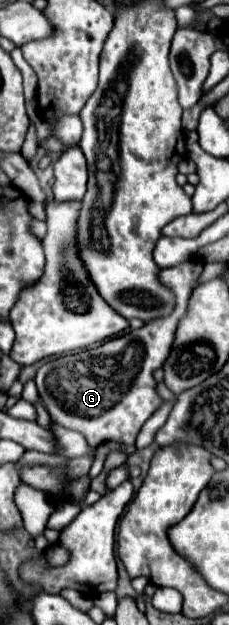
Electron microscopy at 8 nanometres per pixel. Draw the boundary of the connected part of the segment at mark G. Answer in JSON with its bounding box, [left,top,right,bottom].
[34,259,204,447]

